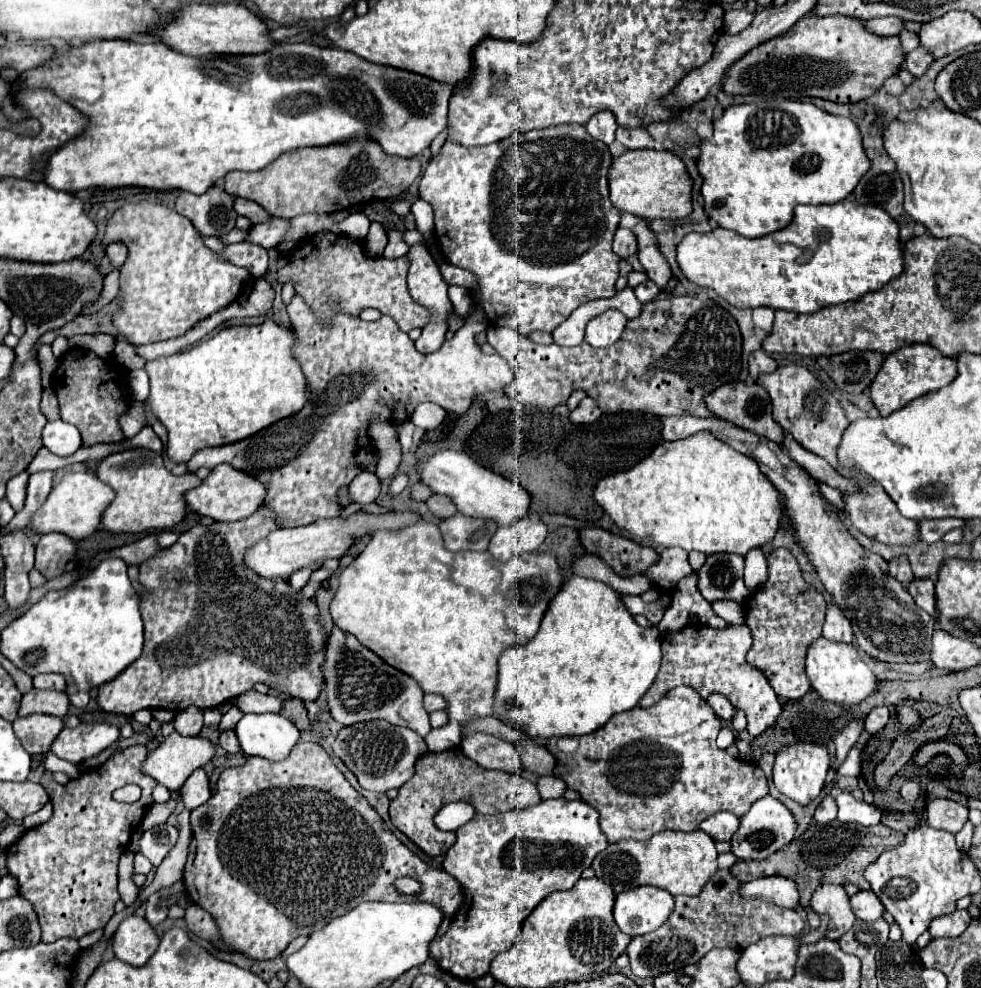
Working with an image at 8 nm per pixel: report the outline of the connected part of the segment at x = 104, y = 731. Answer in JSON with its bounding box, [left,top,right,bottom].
[52,723,120,765]

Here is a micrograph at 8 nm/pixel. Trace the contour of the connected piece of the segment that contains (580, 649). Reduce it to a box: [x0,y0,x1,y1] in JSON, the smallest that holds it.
[494,577,660,737]

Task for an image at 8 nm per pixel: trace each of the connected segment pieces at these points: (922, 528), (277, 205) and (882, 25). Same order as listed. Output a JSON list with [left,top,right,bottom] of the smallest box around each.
[[918,518,964,543],[224,141,420,217],[866,17,906,35]]

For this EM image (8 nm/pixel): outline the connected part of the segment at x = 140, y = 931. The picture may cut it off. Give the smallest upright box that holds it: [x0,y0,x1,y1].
[112,915,160,967]

